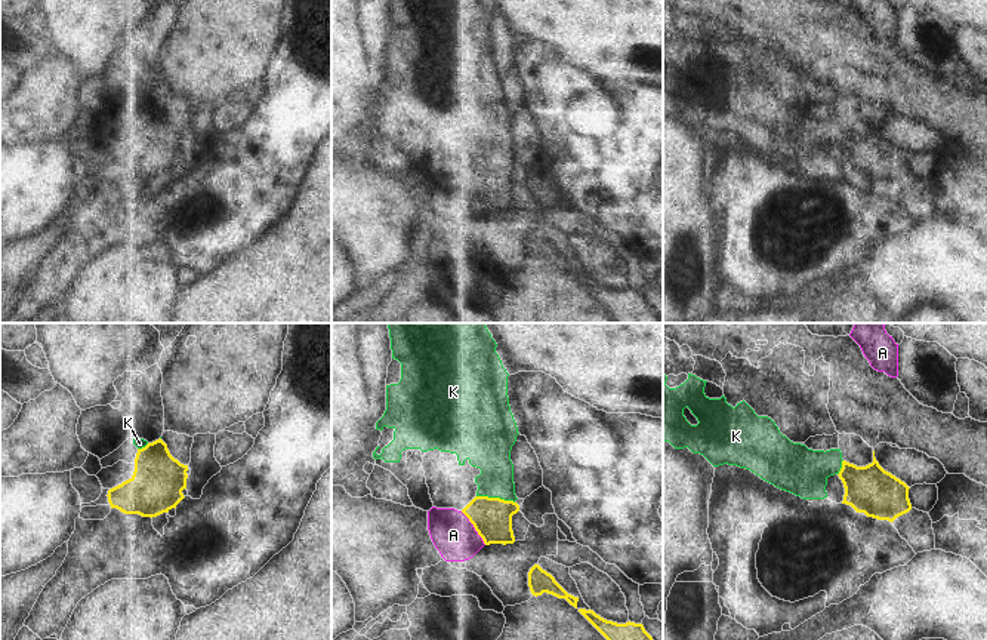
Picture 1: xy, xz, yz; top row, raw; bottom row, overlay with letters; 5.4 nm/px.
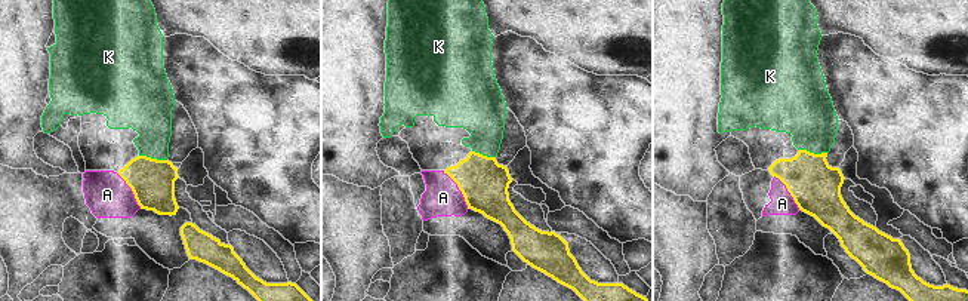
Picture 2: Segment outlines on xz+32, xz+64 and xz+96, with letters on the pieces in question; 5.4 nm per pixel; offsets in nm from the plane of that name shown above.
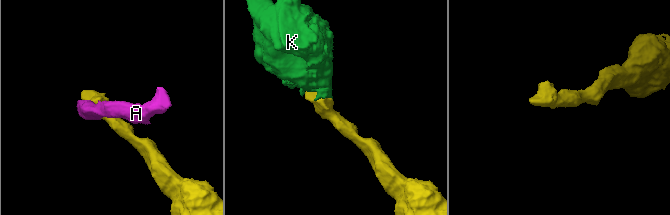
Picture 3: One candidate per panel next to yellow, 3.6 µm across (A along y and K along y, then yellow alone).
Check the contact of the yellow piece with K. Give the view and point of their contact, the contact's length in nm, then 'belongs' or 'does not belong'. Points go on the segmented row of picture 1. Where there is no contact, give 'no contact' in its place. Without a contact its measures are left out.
xz (496, 498) | 220 nm | belongs

